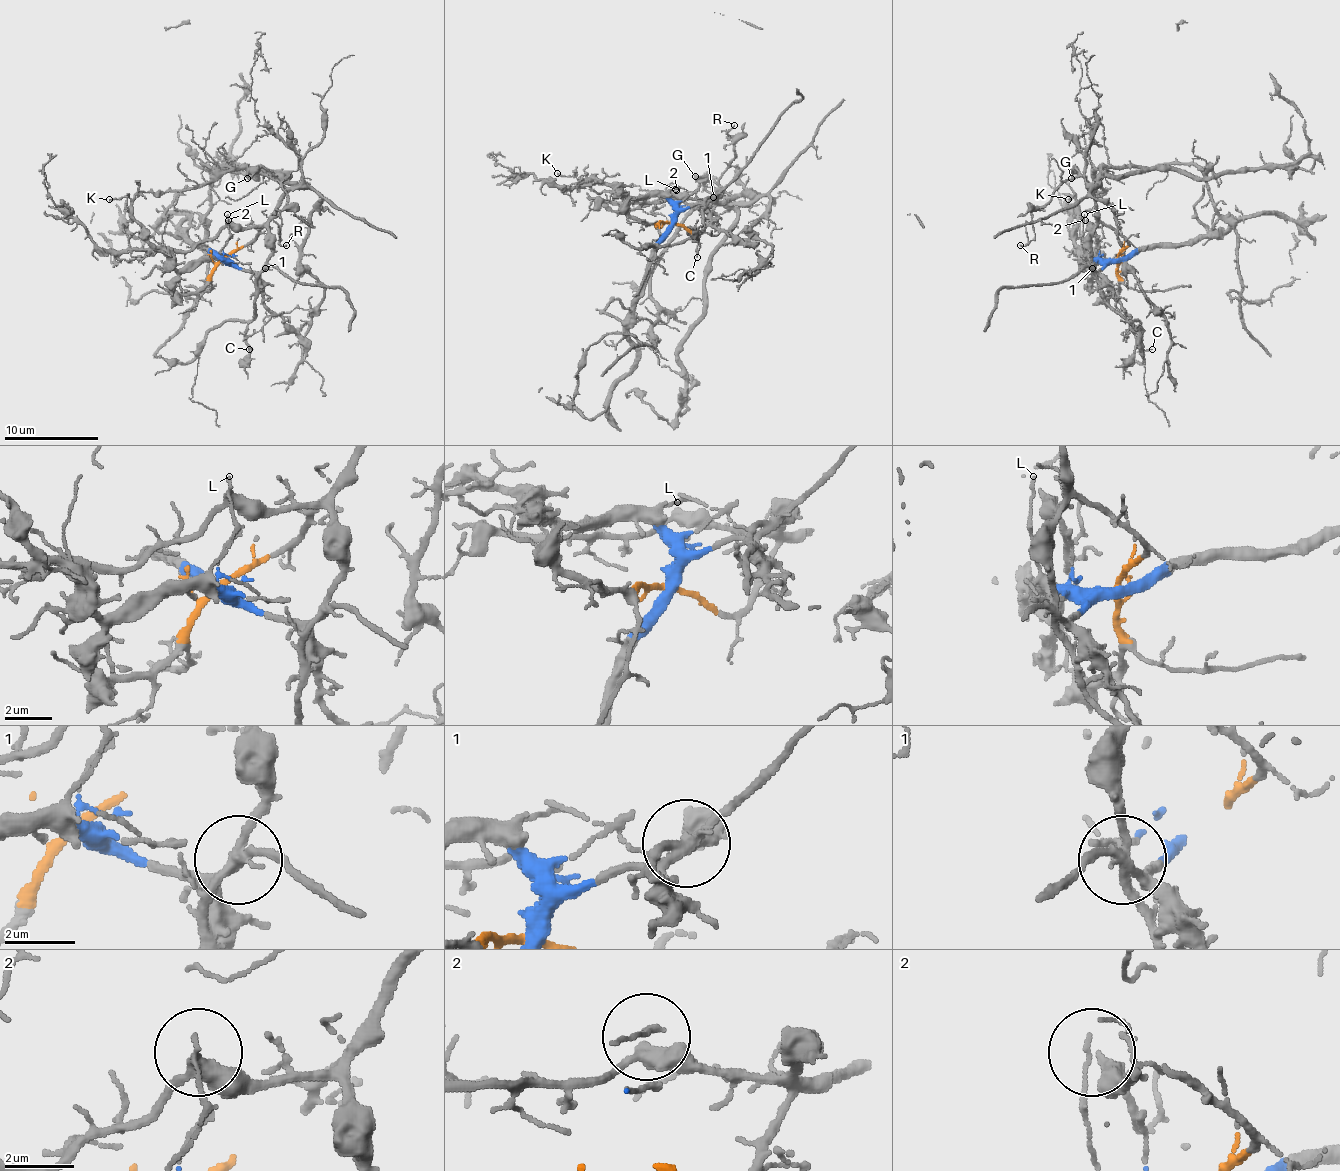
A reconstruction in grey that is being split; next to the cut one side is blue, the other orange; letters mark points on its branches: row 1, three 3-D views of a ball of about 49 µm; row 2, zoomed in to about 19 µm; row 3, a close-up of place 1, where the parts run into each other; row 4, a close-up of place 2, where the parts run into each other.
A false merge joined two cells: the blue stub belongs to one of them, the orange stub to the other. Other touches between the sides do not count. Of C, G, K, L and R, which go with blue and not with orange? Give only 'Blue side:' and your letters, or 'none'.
Blue side: K, L

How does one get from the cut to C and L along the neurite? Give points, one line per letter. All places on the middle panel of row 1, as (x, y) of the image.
C: (671, 222), (699, 232), (718, 197), (709, 197), (704, 206), (704, 227), (695, 236), (699, 246), (697, 258)
L: (671, 222), (674, 201), (669, 192), (678, 187), (676, 190)

